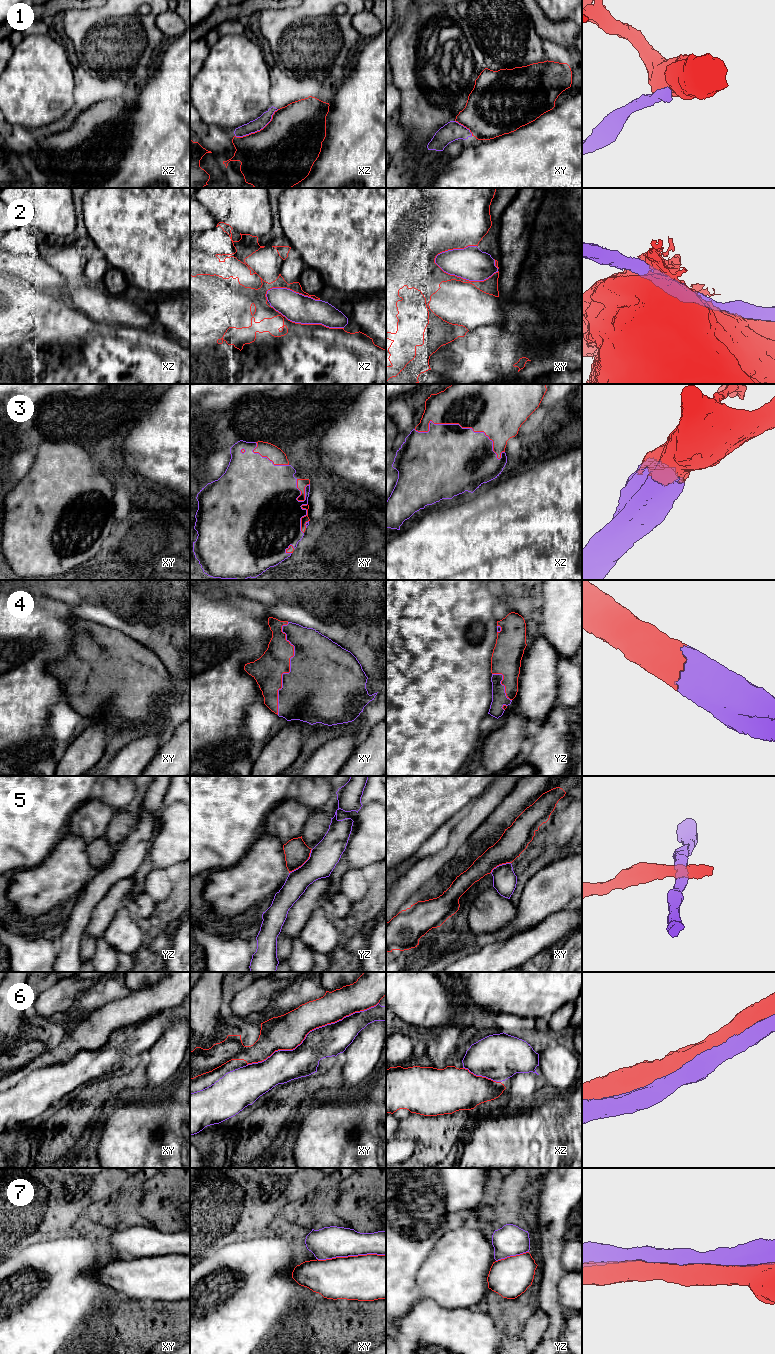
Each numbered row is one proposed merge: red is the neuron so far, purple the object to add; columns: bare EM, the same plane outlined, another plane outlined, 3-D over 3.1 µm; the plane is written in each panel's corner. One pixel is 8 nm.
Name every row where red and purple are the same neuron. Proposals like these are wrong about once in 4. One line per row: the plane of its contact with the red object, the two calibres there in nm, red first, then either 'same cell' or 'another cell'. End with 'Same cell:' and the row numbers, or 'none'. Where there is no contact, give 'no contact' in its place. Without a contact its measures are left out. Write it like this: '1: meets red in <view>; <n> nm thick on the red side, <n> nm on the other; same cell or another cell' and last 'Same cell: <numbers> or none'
1: meets red in xz; 500 nm thick on the red side, 100 nm on the other; same cell
2: meets red in xy; 160 nm thick on the red side, 260 nm on the other; another cell
3: meets red in xz; 460 nm thick on the red side, 500 nm on the other; same cell
4: meets red in xy; 240 nm thick on the red side, 500 nm on the other; same cell
5: meets red in yz; 190 nm thick on the red side, 220 nm on the other; another cell
6: meets red in xy; 280 nm thick on the red side, 260 nm on the other; same cell
7: meets red in xy; 380 nm thick on the red side, 260 nm on the other; same cell
Same cell: 1, 3, 4, 6, 7

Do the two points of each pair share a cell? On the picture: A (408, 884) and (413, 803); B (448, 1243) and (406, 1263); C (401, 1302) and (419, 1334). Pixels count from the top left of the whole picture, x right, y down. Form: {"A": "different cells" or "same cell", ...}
{"A": "different cells", "B": "different cells", "C": "different cells"}

